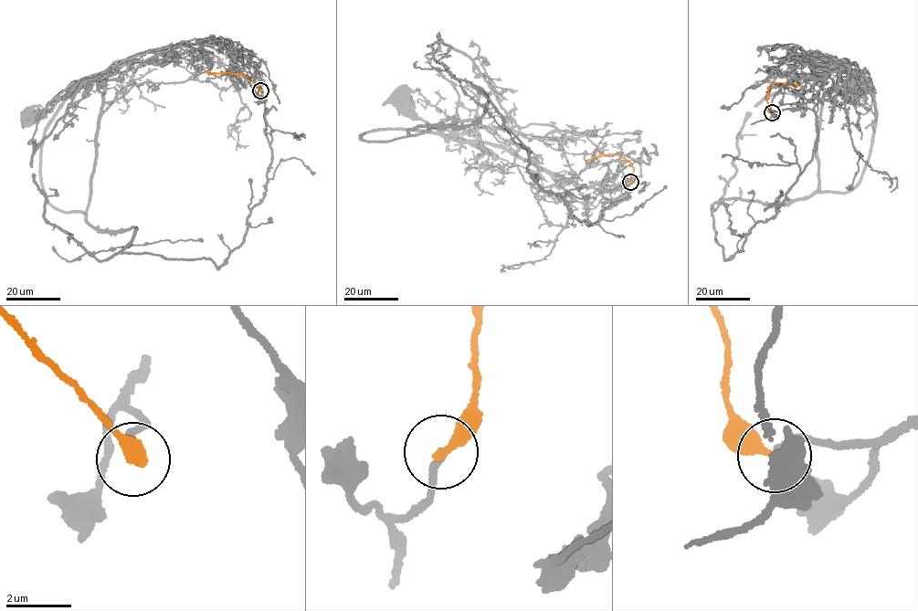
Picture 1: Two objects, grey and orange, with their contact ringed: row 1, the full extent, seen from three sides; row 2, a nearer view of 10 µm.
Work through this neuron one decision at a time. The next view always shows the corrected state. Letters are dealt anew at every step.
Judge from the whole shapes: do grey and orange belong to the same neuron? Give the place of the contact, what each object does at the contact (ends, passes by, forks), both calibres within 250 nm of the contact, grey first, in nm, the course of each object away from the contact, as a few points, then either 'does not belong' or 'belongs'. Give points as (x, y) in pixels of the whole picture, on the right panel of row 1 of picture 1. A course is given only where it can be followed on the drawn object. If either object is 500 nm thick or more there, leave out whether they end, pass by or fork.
(772, 112) | grey ends | orange ends | 190/360 nm | grey via (771, 111), (801, 107), (804, 111), (828, 75), (857, 63), (870, 79), (863, 89), (849, 89), (852, 88) | orange via (771, 112), (766, 97), (769, 86), (774, 82), (799, 85) | does not belong

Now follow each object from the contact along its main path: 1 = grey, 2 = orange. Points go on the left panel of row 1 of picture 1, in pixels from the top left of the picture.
1: (260, 90), (262, 81), (245, 56), (211, 43), (182, 43), (123, 59), (28, 117)
2: (260, 91), (243, 75), (208, 71)

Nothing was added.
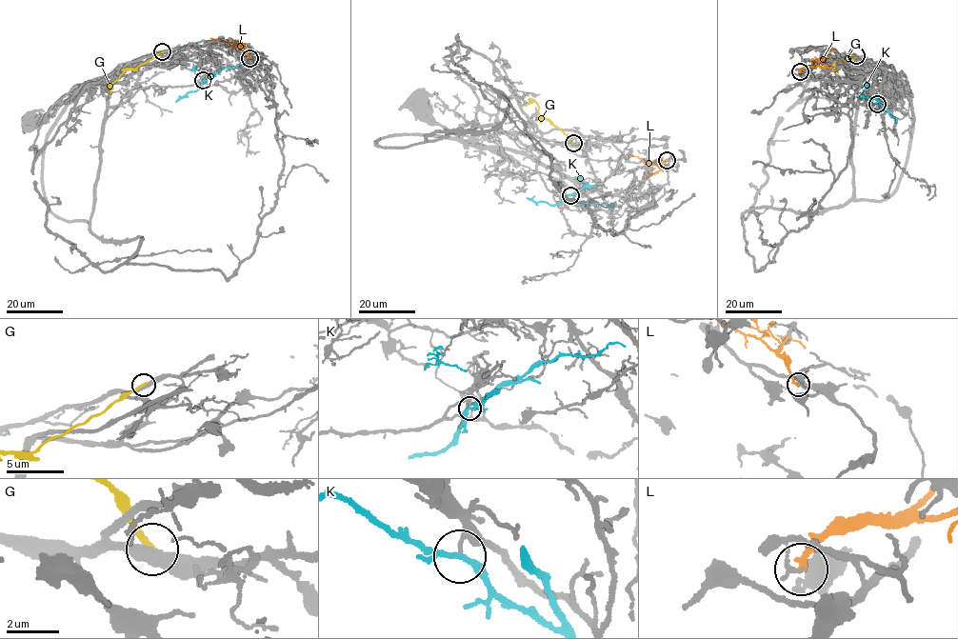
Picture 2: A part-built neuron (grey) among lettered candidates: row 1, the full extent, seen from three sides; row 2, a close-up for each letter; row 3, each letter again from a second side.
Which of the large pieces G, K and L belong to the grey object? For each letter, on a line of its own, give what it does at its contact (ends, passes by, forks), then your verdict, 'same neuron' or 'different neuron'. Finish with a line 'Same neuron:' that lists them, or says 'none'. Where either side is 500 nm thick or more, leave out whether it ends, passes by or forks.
G: it ends; different neuron
K: it passes by; different neuron
L: it ends; different neuron
Same neuron: none

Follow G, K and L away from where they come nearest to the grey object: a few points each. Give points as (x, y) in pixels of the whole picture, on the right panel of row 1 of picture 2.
G: (856, 54), (836, 61), (838, 72)
K: (877, 104), (887, 111), (884, 103), (876, 98), (860, 95)
L: (800, 72), (835, 50)

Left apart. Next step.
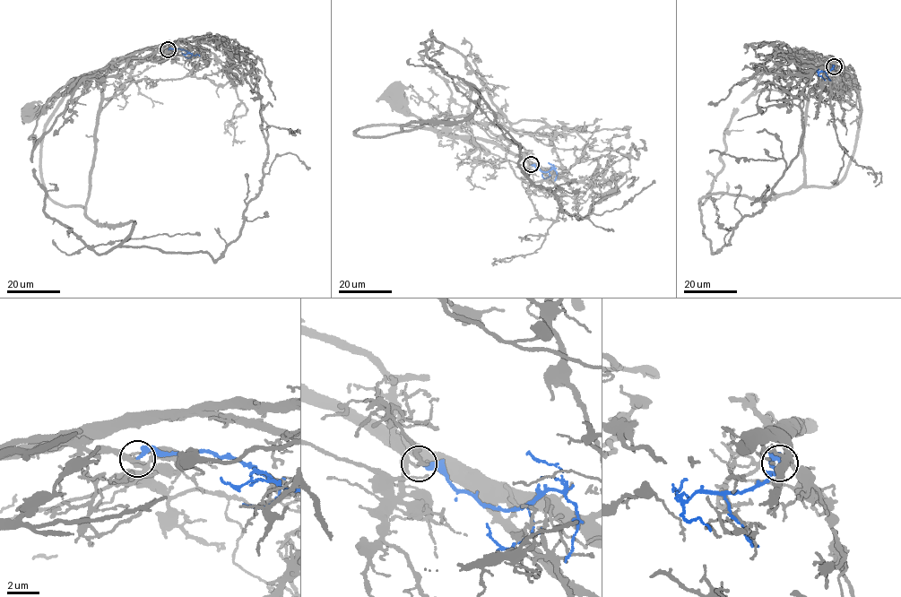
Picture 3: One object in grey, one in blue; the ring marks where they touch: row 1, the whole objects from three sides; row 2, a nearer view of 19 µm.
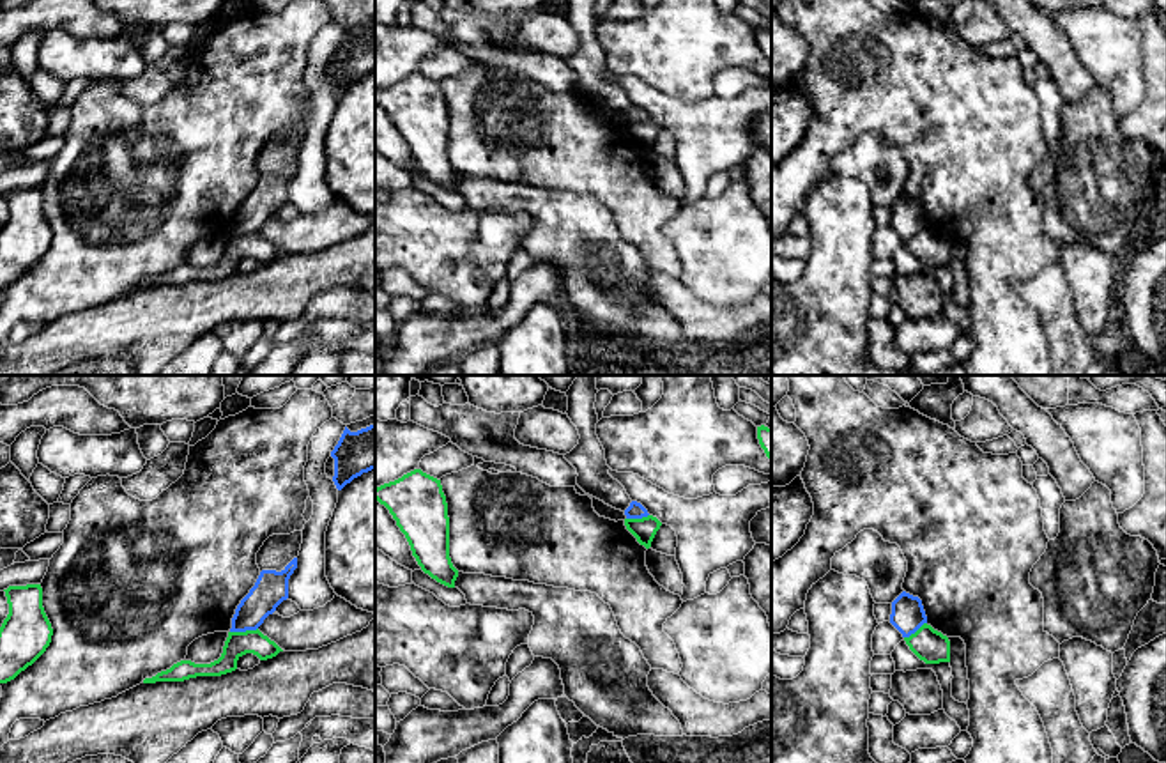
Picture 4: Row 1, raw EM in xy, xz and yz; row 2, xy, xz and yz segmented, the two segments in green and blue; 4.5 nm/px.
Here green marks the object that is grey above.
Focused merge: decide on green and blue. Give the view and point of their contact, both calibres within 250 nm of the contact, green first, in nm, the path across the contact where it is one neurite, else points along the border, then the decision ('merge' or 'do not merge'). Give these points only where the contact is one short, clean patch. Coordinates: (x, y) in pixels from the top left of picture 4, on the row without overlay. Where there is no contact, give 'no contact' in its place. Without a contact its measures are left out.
contact xy (243, 236); calibres 110 and 160 nm; border xy (257, 231), (230, 236); do not merge

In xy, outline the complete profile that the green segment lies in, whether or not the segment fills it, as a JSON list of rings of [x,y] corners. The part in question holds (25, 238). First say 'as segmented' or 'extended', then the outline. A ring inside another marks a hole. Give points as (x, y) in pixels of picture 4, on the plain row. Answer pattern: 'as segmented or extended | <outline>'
as segmented | [[[41,188],[9,189],[9,218],[0,230],[0,287],[14,283],[50,250],[53,232],[42,211]]]

